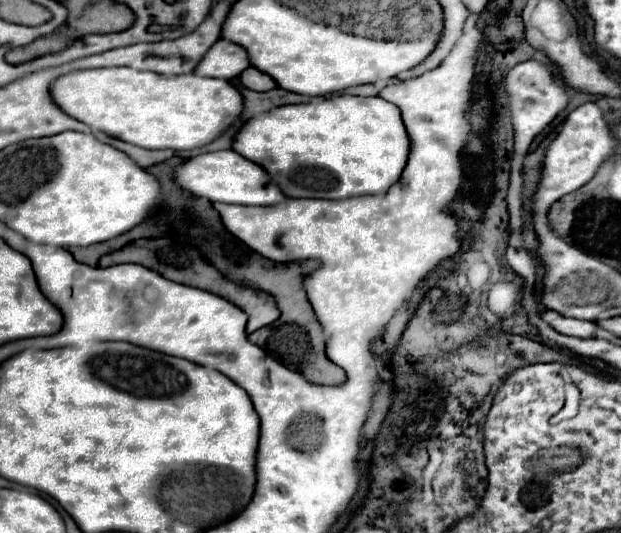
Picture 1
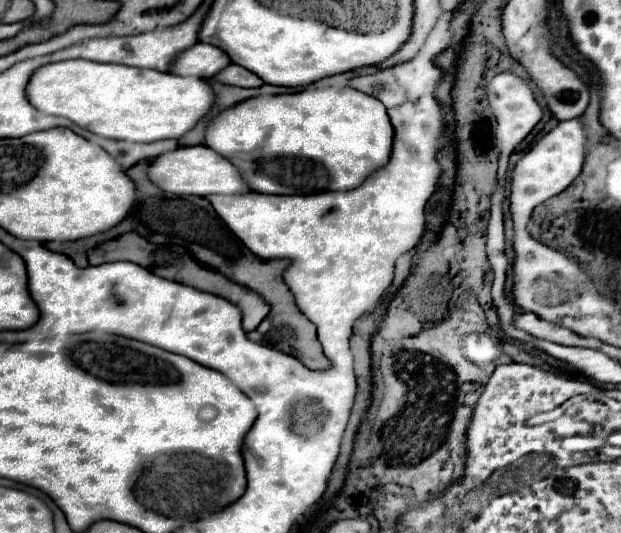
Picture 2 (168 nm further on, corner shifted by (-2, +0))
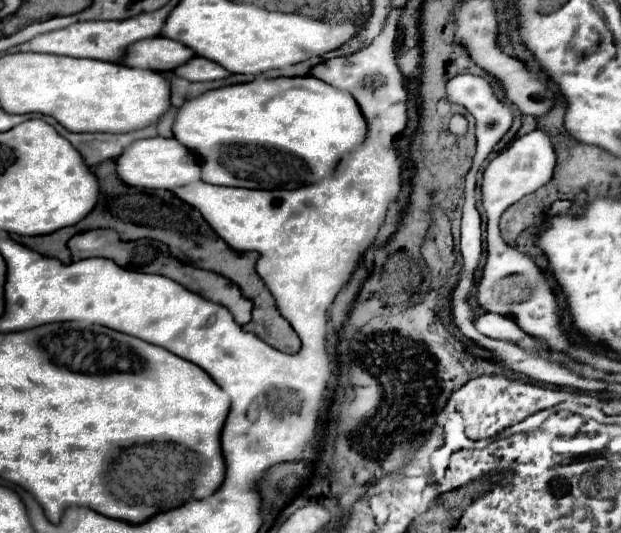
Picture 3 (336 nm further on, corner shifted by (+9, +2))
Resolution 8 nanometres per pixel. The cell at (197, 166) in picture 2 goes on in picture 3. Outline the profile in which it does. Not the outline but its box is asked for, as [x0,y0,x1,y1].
[118,137,202,189]

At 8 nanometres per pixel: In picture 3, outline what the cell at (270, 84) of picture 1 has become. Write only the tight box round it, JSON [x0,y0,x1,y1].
[176,57,232,81]

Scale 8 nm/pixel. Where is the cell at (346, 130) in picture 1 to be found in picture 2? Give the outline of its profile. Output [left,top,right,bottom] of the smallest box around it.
[205,87,393,195]

